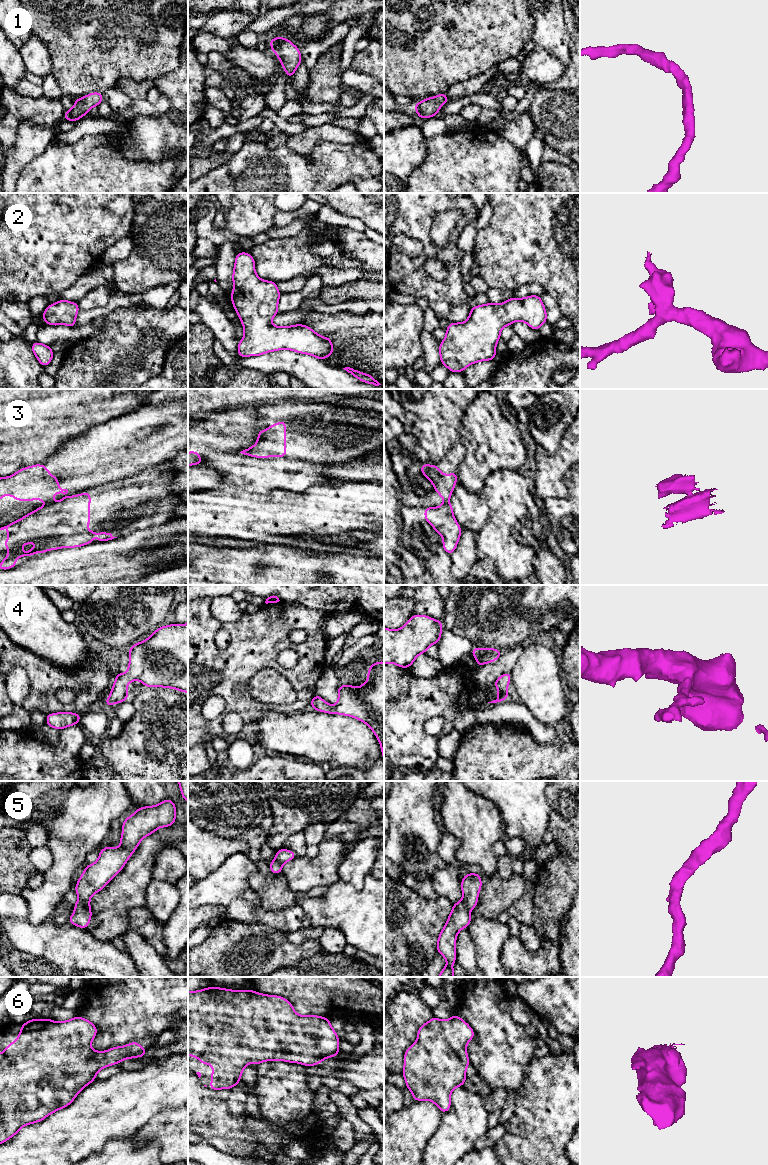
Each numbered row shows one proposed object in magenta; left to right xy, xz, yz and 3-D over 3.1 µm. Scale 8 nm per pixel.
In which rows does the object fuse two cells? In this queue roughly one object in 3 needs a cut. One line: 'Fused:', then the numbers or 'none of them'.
Fused: 3

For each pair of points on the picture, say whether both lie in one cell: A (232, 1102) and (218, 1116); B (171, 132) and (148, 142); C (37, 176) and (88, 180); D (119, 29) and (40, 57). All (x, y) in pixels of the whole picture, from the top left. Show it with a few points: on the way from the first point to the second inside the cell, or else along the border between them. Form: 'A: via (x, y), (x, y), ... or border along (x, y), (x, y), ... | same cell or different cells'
A: border along (226, 1101), (227, 1108), (233, 1115), (245, 1113) | different cells
B: via (165, 133), (161, 137), (154, 138) | same cell
C: via (50, 180), (75, 180) | same cell
D: border along (35, 35), (46, 45), (51, 58), (52, 72) | different cells

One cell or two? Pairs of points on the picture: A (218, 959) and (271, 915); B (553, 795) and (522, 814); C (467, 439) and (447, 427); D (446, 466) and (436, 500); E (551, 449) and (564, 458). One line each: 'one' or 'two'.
A: two
B: two
C: two
D: one
E: two

